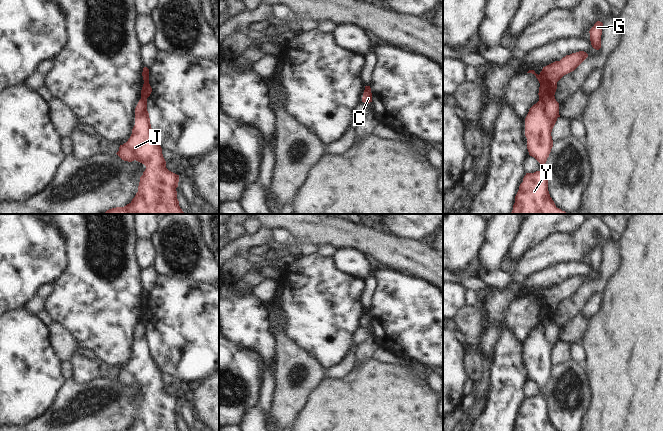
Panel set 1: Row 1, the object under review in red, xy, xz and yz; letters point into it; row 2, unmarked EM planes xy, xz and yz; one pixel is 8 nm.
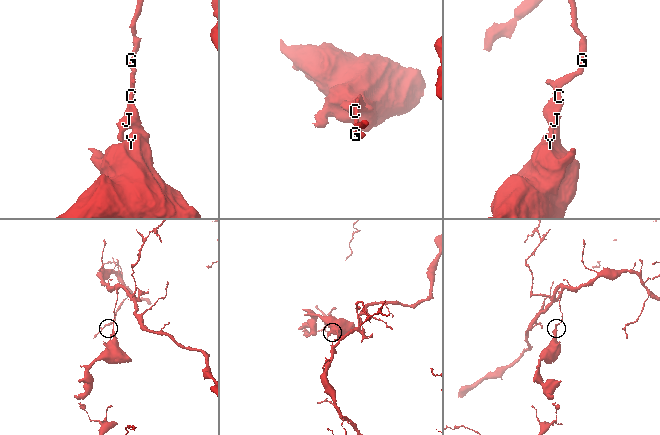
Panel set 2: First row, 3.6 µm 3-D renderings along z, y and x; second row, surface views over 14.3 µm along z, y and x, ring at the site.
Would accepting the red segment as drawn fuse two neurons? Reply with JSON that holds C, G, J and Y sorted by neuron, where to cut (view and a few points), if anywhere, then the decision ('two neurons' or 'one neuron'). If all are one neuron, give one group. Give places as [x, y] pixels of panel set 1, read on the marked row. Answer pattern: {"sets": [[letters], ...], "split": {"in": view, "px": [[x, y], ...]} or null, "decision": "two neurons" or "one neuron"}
{"sets": [["C", "J", "Y"], ["G"]], "split": {"in": "yz", "px": [[553, 95], [539, 99]]}, "decision": "two neurons"}

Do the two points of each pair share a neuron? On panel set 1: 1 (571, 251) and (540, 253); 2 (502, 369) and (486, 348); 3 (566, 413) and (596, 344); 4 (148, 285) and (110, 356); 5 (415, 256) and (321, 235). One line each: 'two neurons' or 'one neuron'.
1: one neuron
2: two neurons
3: two neurons
4: two neurons
5: one neuron

